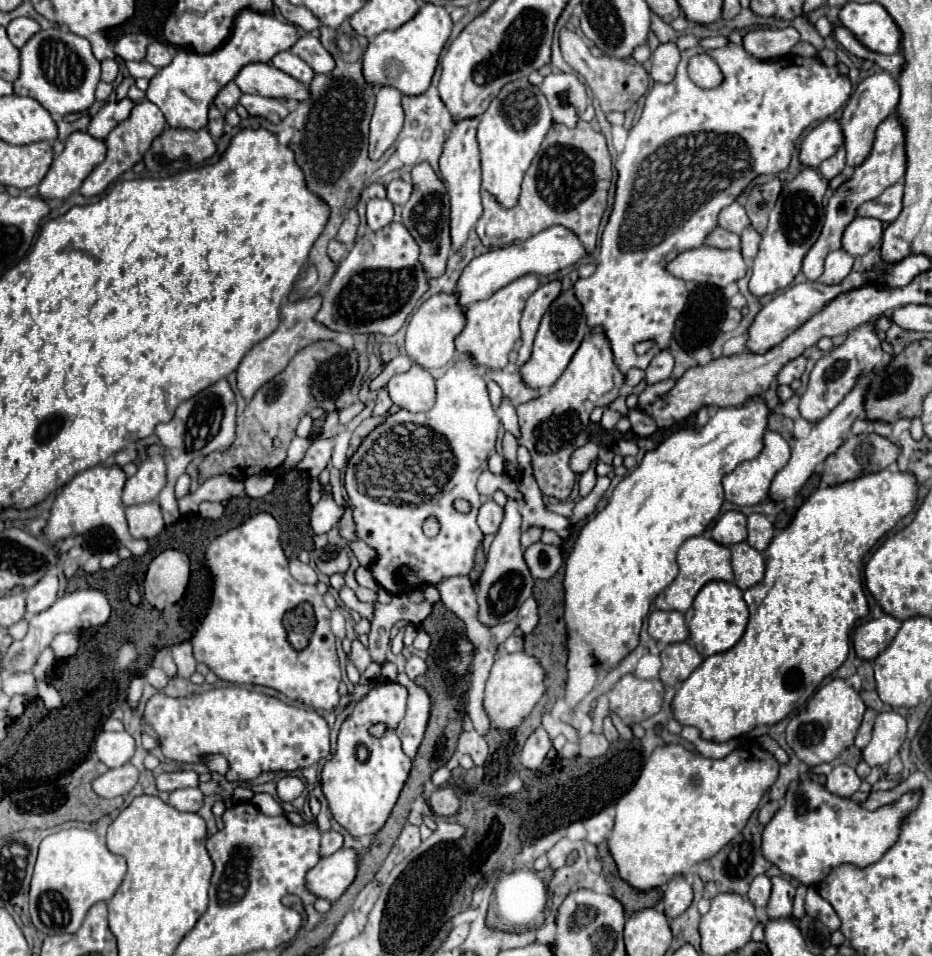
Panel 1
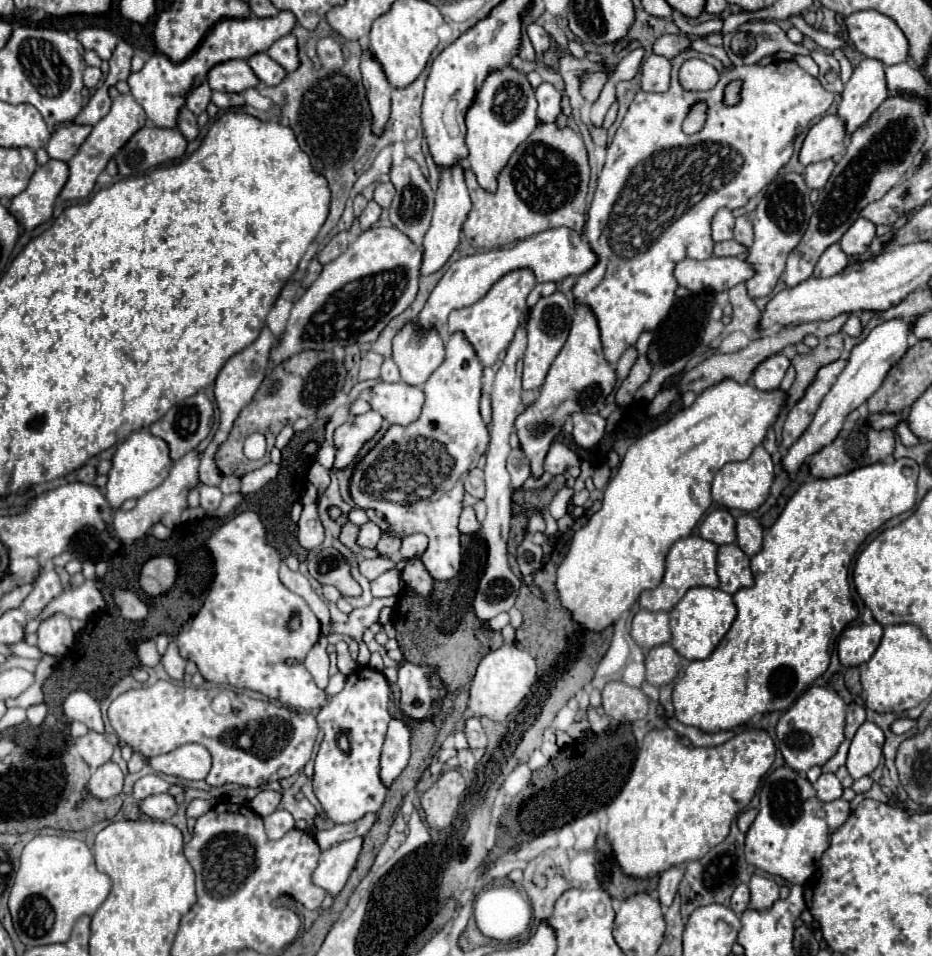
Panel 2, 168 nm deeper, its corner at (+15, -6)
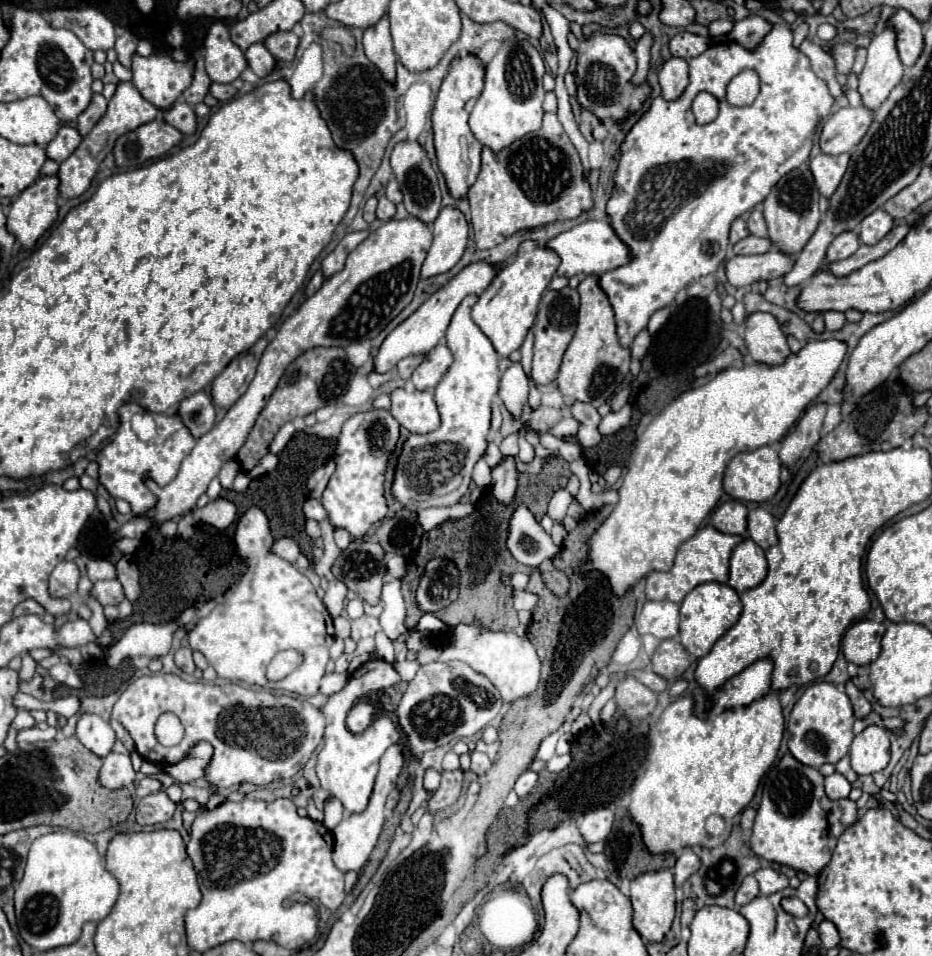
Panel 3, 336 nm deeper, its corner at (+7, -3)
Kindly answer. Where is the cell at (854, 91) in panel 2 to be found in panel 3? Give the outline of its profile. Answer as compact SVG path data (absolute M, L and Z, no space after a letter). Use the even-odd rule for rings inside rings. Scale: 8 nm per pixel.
M891 27L883 29L871 39L867 51L867 63L859 75L857 91L863 105L875 111L903 77L903 63L895 47L895 31Z

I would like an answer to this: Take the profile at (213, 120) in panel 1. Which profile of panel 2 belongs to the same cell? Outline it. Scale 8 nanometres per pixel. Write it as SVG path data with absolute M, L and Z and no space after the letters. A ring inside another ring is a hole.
M185 106L179 110L177 130L179 130L187 140L195 140L197 134L199 134L199 130L197 130L197 120L195 120L193 112L189 112Z

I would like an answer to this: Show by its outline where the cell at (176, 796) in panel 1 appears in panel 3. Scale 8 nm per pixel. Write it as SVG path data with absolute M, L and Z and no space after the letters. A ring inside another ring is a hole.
M165 791L153 793L143 797L137 803L137 823L139 825L155 825L155 823L165 823L173 817L177 809L177 803L173 803Z

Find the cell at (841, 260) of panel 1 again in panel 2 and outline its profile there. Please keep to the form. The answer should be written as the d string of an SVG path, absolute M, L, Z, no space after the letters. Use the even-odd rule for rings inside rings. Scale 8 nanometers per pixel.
M831 244L819 258L813 276L817 278L829 278L837 272L841 272L849 264L849 256L841 250L839 244Z

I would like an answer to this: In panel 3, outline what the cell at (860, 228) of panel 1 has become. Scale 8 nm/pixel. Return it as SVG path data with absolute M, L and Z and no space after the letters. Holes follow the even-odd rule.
M877 209L861 221L861 225L857 229L857 235L859 235L861 243L875 245L891 231L891 227L893 227L893 219L883 209Z

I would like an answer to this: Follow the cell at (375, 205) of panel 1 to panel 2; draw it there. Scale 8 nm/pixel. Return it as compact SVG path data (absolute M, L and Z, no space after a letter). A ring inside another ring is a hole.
M371 200L371 202L367 204L367 208L363 210L363 214L359 216L361 230L369 230L369 228L379 220L379 216L381 216L381 206L379 206L375 200Z

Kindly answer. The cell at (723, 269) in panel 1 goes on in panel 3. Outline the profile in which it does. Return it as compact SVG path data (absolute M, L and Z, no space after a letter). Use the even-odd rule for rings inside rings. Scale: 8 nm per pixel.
M773 249L763 255L735 255L725 263L727 281L733 287L753 285L755 281L771 281L785 275L793 267L791 257Z

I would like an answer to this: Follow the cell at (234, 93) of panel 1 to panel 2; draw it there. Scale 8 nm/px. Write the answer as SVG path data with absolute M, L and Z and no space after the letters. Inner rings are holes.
M203 82L203 84L195 86L195 88L185 96L185 106L187 106L195 116L199 116L199 114L207 108L209 100L211 100L211 88L209 88L207 82Z

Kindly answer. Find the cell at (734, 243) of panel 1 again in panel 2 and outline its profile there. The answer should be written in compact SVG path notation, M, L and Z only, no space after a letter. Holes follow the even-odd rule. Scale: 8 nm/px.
M727 240L727 242L717 242L715 244L715 256L739 256L747 250L747 246L735 242L735 240Z

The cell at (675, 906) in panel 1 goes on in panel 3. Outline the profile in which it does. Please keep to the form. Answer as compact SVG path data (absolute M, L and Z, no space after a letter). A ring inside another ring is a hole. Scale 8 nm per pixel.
M683 849L673 867L675 887L681 887L697 869L699 869L699 855L693 849Z

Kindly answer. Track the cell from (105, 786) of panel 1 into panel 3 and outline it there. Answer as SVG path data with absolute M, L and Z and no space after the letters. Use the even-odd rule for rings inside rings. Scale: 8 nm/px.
M109 753L103 759L103 767L99 773L99 783L107 789L131 787L135 783L135 771L131 767L131 759L125 753Z

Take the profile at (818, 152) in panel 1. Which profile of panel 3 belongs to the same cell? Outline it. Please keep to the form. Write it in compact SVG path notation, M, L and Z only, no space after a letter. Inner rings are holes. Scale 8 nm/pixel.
M845 107L835 111L823 125L819 145L825 155L849 153L867 133L873 113L867 107Z

